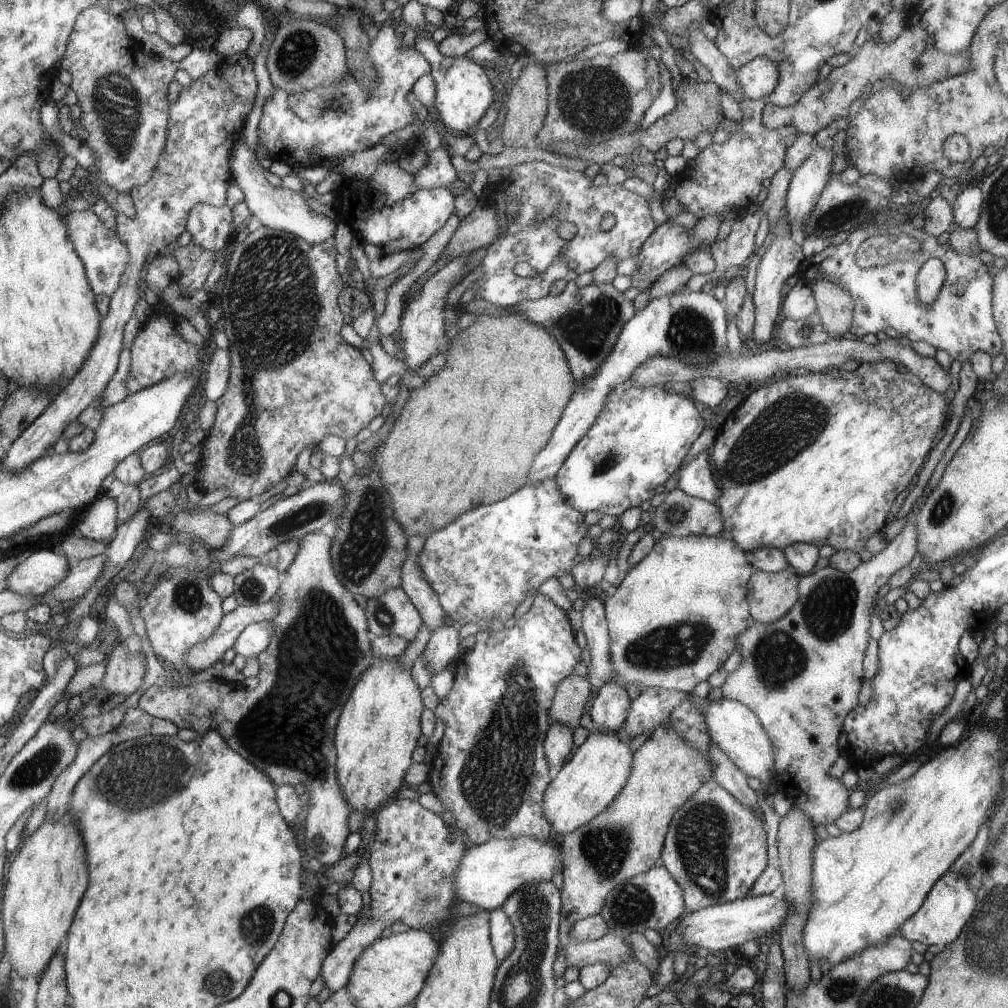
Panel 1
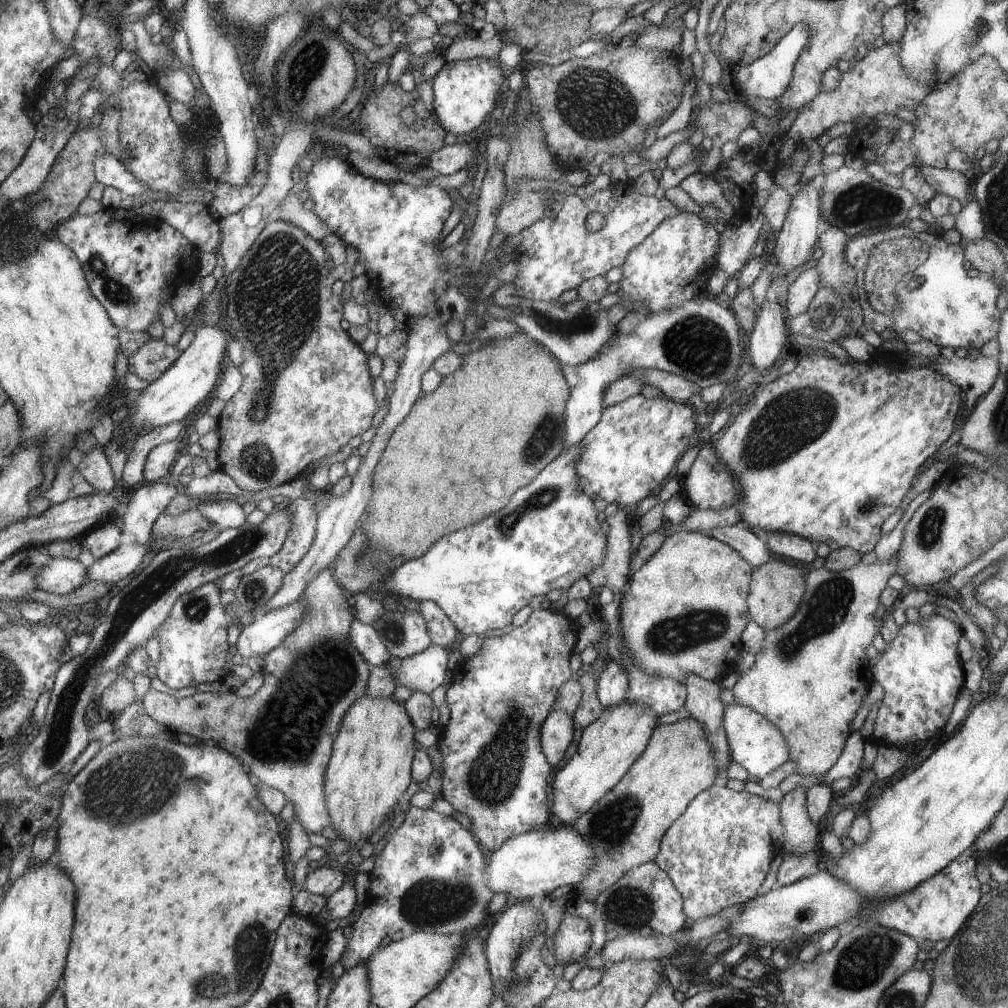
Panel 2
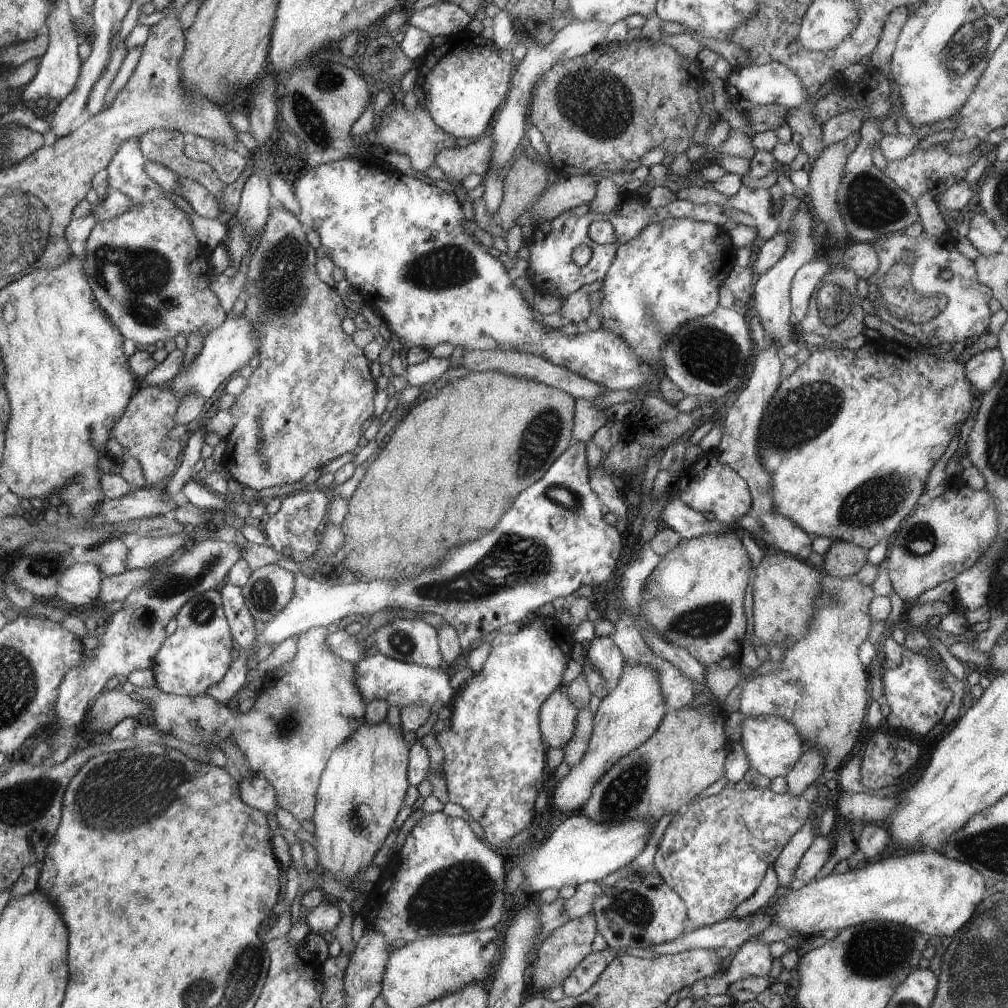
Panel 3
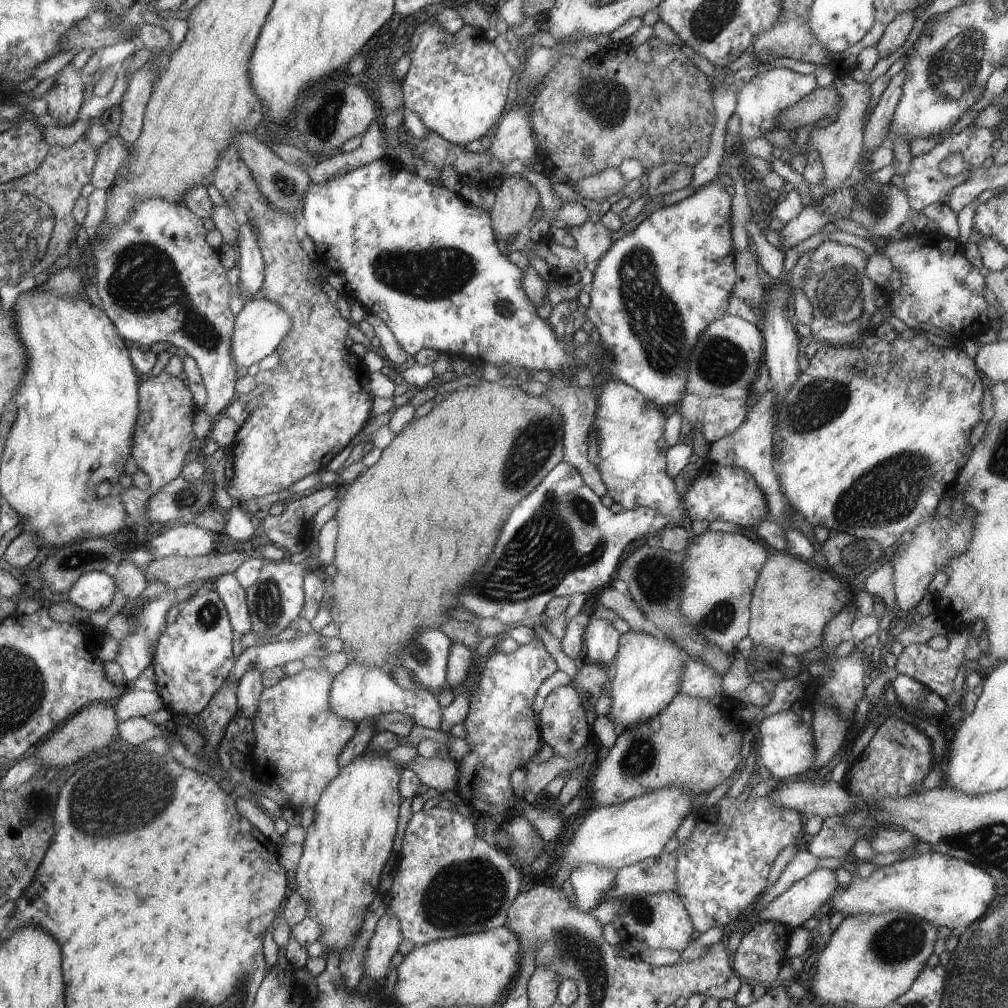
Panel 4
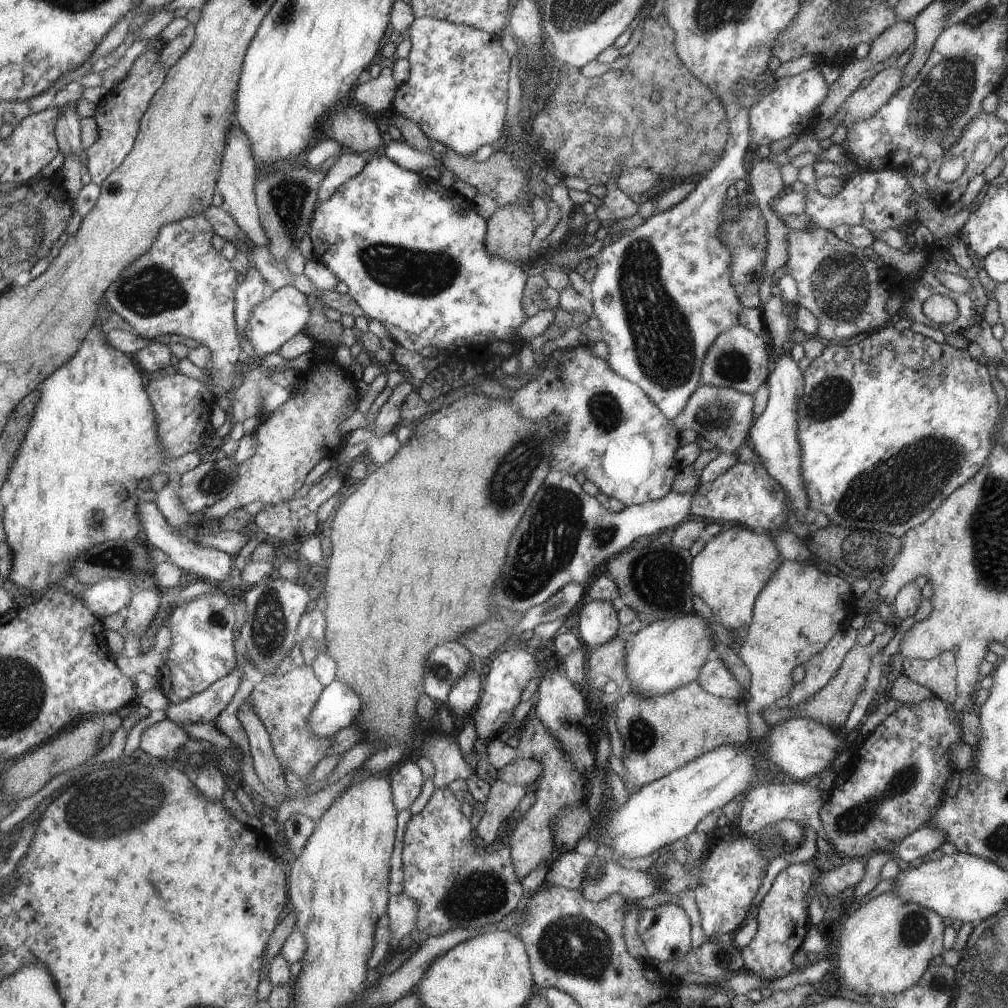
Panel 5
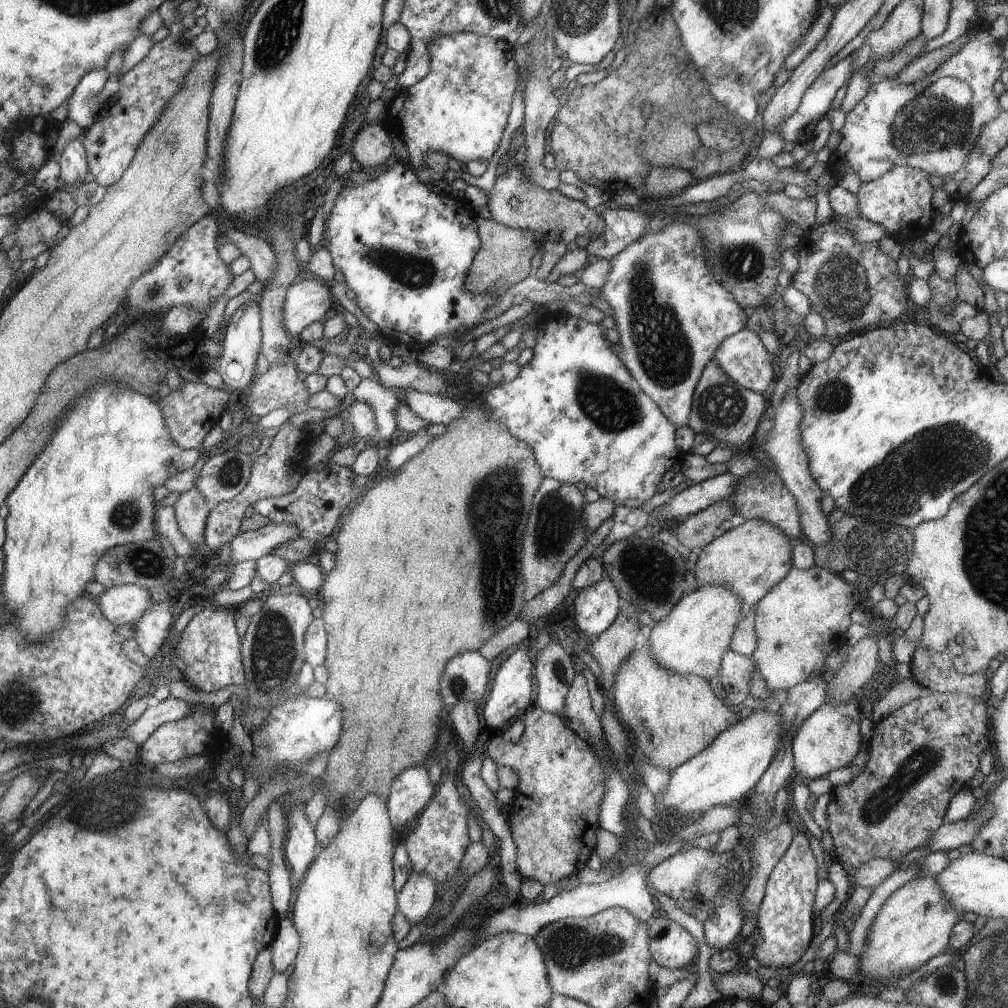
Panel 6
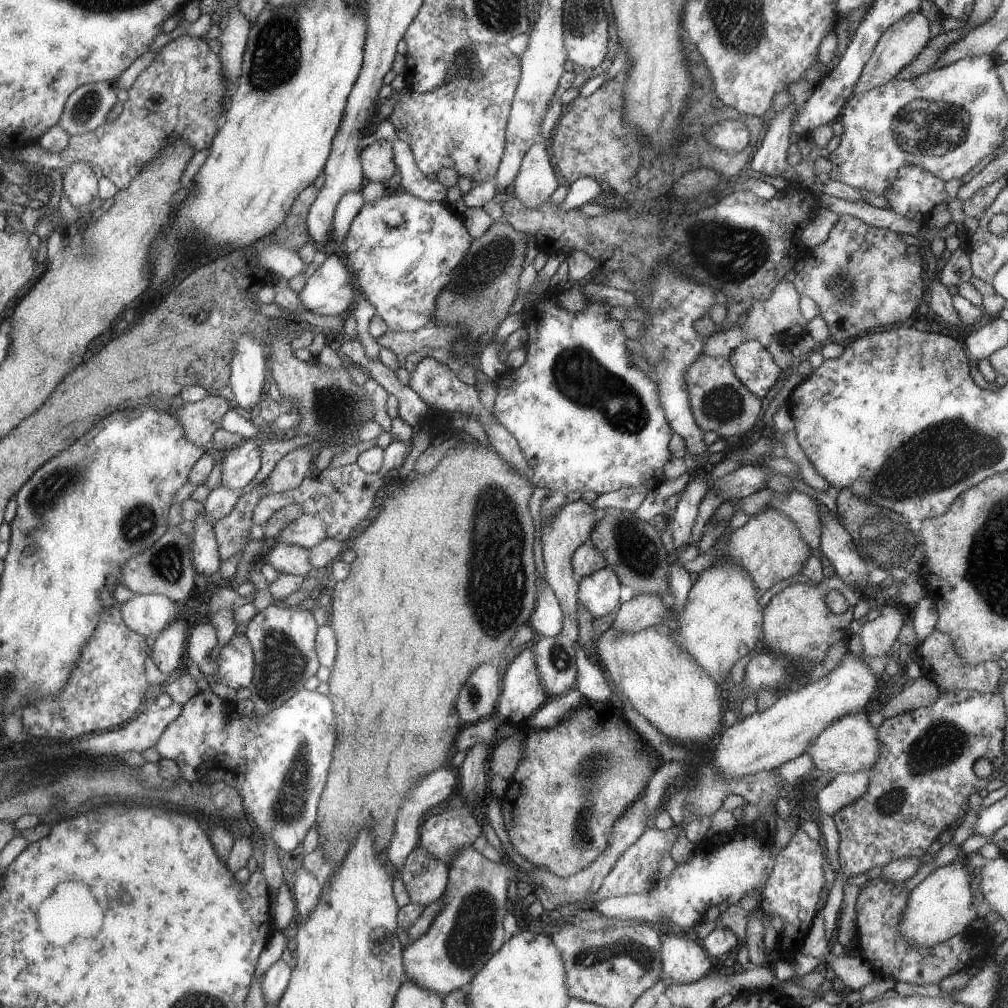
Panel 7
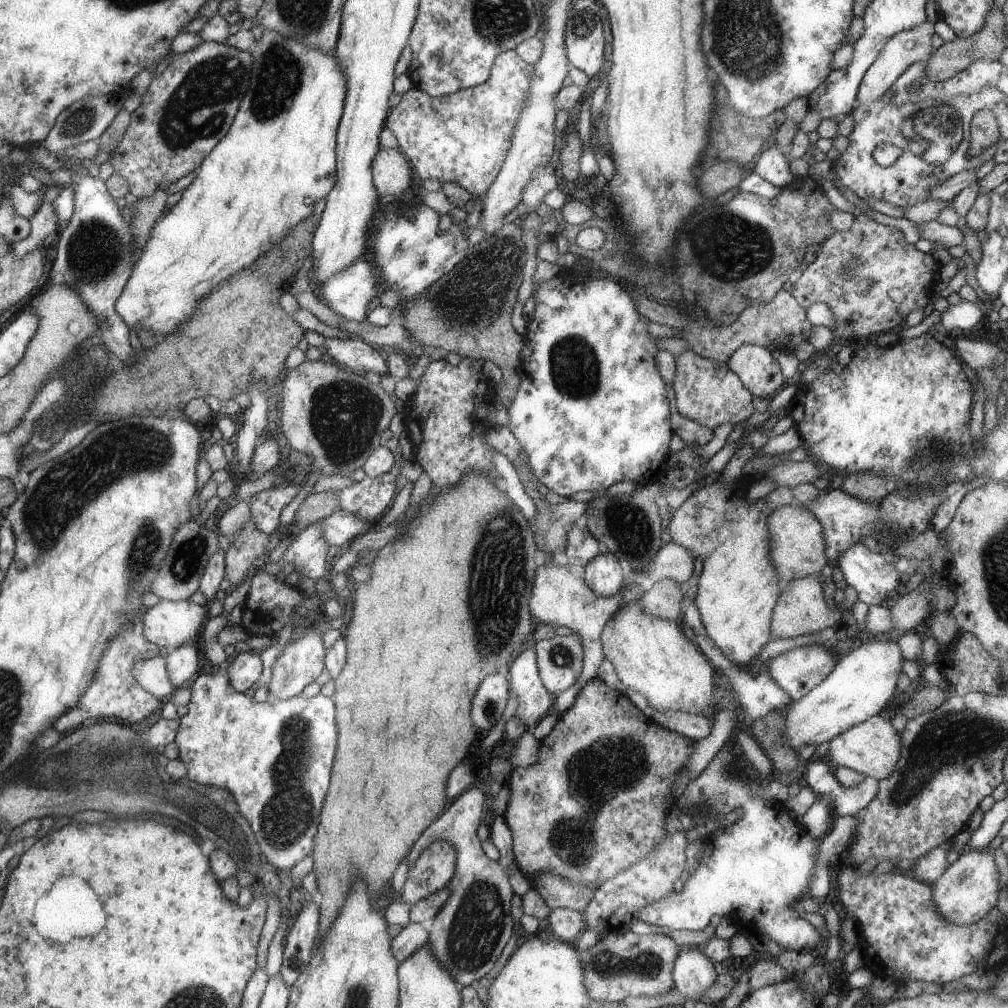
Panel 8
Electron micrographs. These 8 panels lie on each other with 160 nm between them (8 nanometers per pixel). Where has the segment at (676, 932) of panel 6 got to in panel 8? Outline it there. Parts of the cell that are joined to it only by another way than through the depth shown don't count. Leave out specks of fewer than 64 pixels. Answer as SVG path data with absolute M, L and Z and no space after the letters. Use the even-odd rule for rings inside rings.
M682 949L673 968L674 990L684 999L684 1006L693 1007L703 1000L704 993L716 980L714 962L698 949Z

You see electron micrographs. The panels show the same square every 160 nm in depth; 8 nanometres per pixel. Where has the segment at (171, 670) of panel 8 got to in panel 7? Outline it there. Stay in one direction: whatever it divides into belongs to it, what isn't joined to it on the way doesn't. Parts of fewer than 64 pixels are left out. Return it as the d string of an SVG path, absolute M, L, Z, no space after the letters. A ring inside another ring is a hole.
M178 619L155 638L152 658L162 674L175 678L182 672L184 652L187 652L188 624Z

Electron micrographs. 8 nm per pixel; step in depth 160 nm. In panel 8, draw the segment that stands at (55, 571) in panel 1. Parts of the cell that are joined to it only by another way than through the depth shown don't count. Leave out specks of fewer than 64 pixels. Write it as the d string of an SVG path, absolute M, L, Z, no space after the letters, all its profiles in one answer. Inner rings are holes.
M162 599L155 606L147 608L141 621L146 638L171 653L196 640L209 616L208 604L202 606L190 601Z

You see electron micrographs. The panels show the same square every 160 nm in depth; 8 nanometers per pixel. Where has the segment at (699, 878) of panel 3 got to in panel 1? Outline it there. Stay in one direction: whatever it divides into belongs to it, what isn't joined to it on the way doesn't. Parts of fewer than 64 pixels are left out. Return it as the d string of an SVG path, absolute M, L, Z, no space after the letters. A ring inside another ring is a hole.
M713 778L672 817L659 864L665 865L684 892L690 913L750 897L750 890L768 867L762 814L739 801Z

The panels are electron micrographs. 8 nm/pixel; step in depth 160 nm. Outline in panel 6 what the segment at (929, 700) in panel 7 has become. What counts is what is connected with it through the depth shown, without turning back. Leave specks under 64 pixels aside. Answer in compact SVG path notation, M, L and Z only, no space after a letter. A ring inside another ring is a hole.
M905 679L896 684L889 692L873 705L870 720L873 723L880 722L883 718L890 716L895 710L902 708L905 704L923 696L926 690L914 680Z

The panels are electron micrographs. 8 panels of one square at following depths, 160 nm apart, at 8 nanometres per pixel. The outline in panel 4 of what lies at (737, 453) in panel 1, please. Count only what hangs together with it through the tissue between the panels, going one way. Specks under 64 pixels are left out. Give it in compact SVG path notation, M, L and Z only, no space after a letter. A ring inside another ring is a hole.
M870 334L861 343L843 347L821 344L816 354L810 359L809 367L802 372L802 376L799 376L776 410L773 434L776 456L778 456L776 467L782 470L779 481L791 508L808 519L814 527L820 525L830 532L838 531L850 533L861 539L874 539L882 550L900 542L904 534L914 531L919 525L935 516L940 501L953 489L961 468L973 453L974 447L968 442L968 438L974 425L983 418L984 411L981 402L987 384L975 360L968 357L965 351L946 343L939 347L930 340L926 340L924 336L914 336L910 340L896 338L894 342L886 342L877 335Z

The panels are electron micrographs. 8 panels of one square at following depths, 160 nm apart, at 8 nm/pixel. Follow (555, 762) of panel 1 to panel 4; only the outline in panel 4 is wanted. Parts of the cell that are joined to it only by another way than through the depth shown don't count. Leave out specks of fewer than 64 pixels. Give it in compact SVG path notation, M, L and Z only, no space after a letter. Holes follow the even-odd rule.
M570 685L559 686L547 695L544 702L544 708L538 714L538 720L541 725L542 740L554 751L556 756L573 759L578 753L582 753L586 742L588 742L588 722L586 722L586 713L582 700L578 692Z

